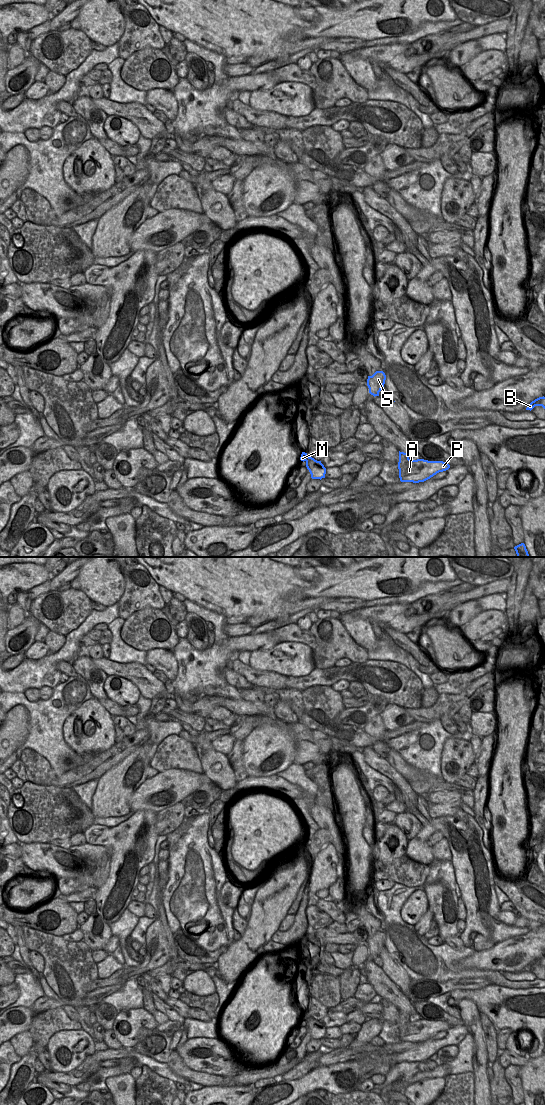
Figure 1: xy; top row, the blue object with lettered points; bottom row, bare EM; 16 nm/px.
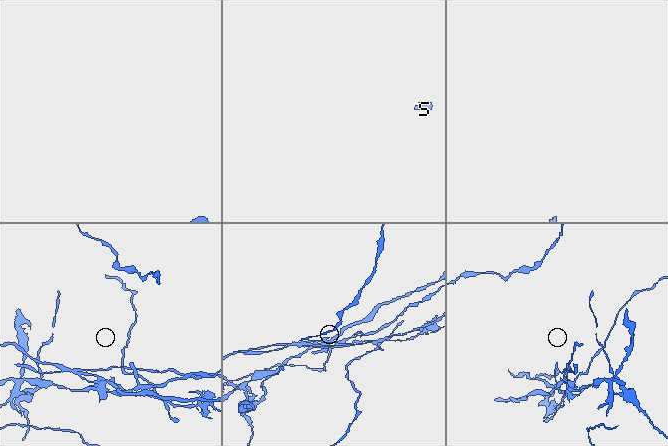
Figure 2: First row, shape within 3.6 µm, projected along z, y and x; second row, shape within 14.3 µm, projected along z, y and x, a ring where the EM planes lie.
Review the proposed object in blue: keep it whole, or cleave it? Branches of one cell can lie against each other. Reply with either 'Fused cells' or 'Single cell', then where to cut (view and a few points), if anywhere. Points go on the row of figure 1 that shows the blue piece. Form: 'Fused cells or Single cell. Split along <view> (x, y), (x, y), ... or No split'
Fused cells. Split along xy (399, 459), (403, 458), (406, 464), (410, 463)

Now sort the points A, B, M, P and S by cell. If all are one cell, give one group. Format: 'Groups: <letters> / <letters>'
Groups: A B M P / S

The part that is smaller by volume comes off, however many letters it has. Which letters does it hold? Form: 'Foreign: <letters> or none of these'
Foreign: S

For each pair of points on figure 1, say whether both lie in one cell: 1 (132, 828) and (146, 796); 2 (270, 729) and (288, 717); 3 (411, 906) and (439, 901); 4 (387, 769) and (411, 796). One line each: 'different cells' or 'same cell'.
1: different cells
2: different cells
3: different cells
4: same cell

